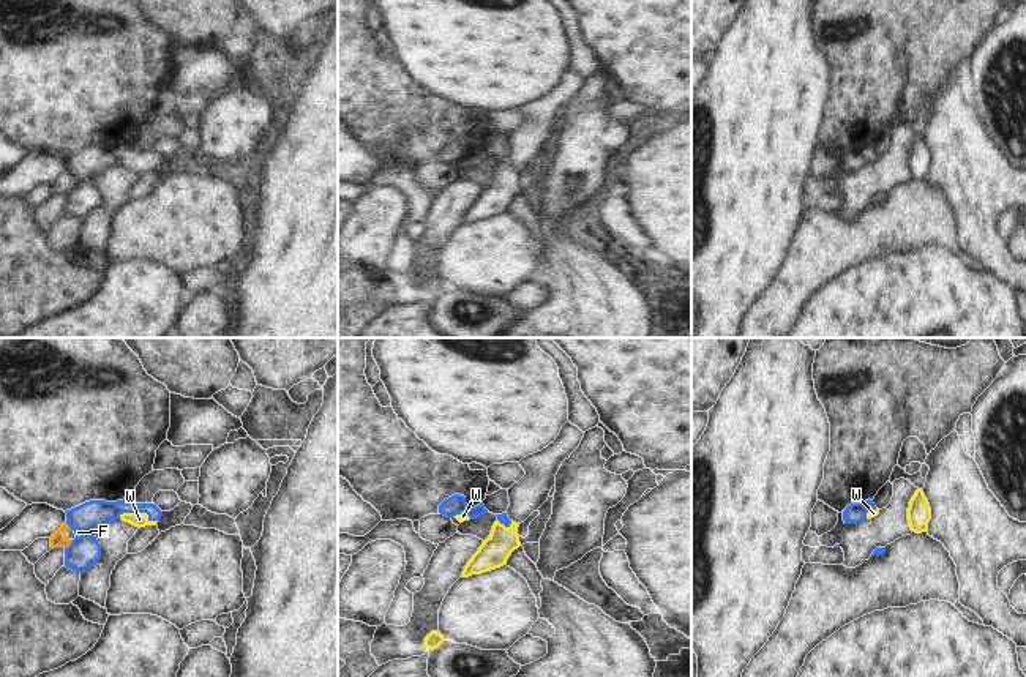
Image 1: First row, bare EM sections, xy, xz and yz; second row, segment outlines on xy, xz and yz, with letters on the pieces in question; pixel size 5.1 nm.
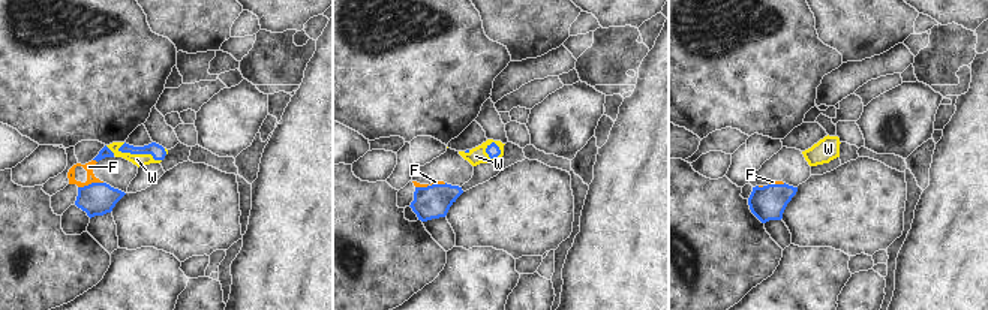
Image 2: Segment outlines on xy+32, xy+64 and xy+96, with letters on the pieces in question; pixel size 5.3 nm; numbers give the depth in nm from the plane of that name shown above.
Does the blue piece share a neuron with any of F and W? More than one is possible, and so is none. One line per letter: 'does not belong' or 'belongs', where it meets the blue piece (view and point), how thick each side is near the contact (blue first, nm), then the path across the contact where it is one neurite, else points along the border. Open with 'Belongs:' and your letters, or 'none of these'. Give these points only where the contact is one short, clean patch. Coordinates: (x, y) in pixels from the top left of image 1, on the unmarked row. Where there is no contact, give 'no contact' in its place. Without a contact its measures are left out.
Belongs: W
F: does not belong; contact xy (70, 191); calibres 160 and 80 nm
W: belongs; contact xy (139, 158); calibres 140 and 80 nm; way xy (95, 160), (139, 158), (139, 166)

